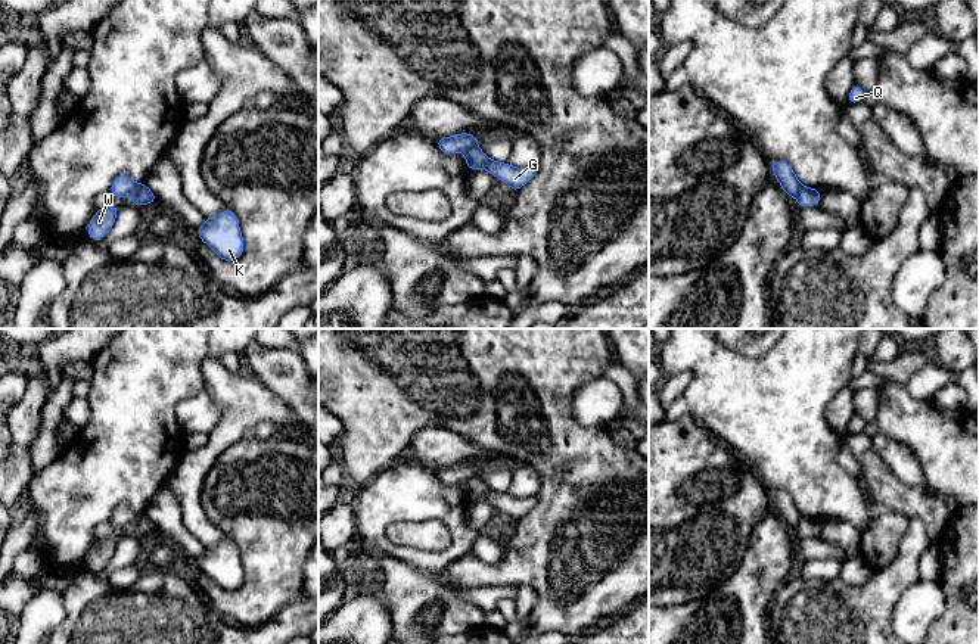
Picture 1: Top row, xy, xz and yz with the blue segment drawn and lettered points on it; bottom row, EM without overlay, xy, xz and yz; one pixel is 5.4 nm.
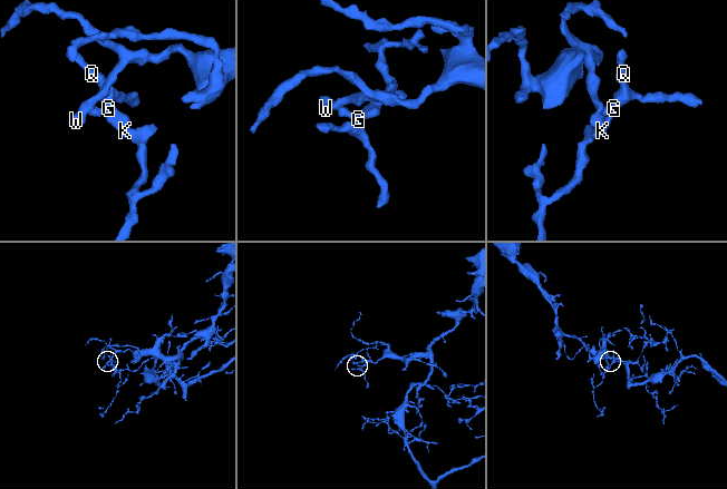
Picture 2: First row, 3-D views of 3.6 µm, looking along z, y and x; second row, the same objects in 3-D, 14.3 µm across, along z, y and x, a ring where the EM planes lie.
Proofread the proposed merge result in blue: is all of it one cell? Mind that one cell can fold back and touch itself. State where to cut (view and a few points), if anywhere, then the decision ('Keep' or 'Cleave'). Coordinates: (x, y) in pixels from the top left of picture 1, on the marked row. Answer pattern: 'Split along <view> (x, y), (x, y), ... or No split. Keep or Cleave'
Split along xy (143, 184), (131, 196). Cleave

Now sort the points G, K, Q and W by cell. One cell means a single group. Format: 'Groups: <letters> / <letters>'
Groups: G K Q / W

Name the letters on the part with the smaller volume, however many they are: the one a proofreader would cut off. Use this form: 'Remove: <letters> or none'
Remove: G, K, Q

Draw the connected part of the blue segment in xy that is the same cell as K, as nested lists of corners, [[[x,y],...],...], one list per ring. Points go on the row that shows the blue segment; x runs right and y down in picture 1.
[[[229,206],[215,217],[206,217],[196,233],[221,261],[236,261],[243,255],[245,240],[237,215]]]

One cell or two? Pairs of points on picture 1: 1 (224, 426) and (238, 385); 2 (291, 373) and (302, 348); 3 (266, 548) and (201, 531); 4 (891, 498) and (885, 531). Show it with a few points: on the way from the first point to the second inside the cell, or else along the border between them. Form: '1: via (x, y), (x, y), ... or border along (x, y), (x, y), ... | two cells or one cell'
1: via (235, 416), (238, 413), (238, 395) | one cell
2: border along (294, 348), (302, 358) | two cells
3: border along (204, 509), (204, 513), (227, 535) | two cells
4: border along (889, 509), (897, 515) | two cells

